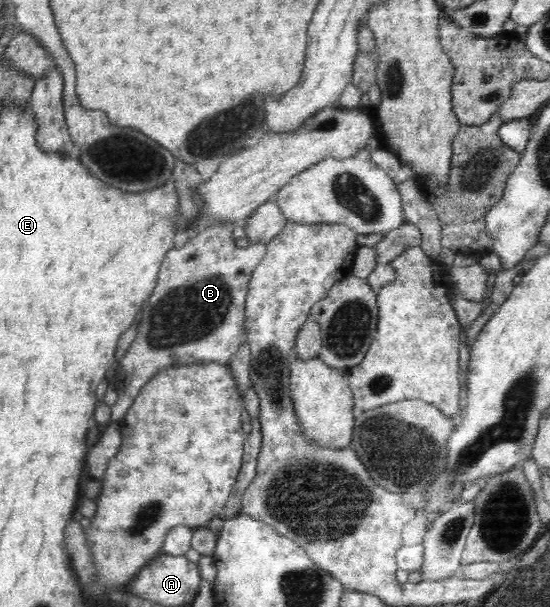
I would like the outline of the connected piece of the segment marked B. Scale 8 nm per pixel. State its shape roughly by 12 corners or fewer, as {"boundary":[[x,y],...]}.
{"boundary":[[230,220],[170,249],[113,378],[108,419],[170,367],[246,342],[263,242]]}

